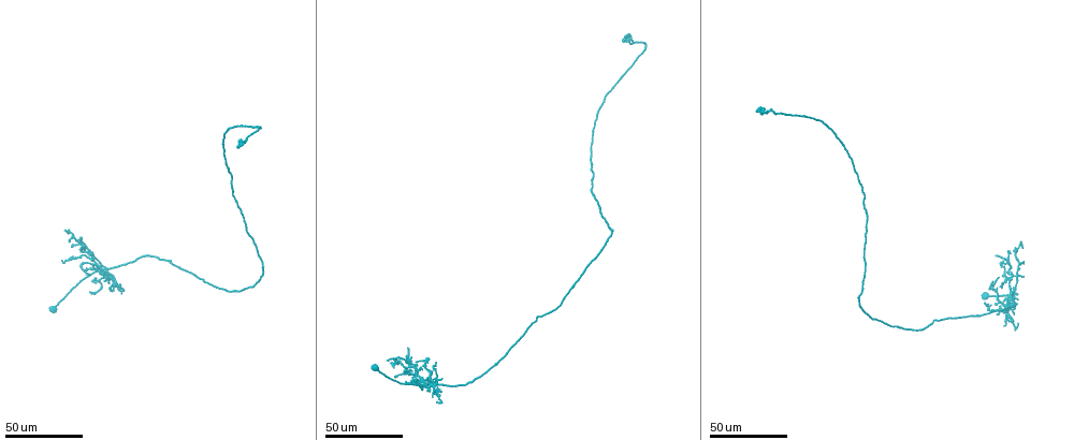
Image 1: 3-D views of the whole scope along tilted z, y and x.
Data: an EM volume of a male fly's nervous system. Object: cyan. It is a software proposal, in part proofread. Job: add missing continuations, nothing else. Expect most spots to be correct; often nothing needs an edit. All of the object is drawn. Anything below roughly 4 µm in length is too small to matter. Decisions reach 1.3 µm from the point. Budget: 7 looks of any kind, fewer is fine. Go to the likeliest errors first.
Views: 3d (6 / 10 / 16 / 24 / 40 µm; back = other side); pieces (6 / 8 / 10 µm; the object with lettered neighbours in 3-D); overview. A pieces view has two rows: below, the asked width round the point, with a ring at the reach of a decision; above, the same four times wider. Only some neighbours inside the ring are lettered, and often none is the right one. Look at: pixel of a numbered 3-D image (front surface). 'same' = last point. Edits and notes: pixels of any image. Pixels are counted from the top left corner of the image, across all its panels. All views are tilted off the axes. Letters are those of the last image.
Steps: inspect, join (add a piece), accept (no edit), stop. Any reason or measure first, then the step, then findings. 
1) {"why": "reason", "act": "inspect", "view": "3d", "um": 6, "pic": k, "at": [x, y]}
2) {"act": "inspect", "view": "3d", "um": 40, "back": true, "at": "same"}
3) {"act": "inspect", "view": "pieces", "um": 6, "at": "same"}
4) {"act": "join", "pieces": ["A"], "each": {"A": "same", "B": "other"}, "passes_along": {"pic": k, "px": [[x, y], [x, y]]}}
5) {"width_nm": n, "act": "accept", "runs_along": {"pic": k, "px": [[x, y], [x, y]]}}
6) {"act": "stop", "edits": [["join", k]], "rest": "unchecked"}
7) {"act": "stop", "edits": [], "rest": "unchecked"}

{"why": "free end", "act": "inspect", "view": "3d", "um": 40, "pic": 1, "at": [103, 279]}

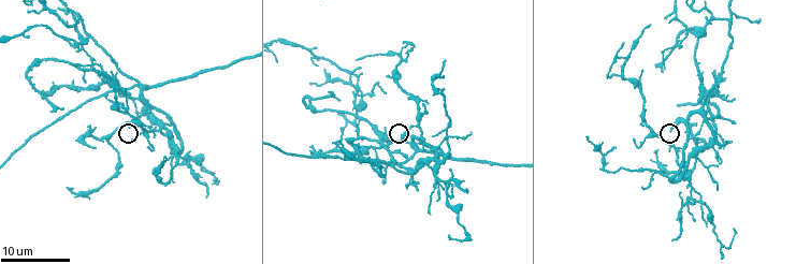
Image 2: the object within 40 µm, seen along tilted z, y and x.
{"act": "inspect", "view": "pieces", "um": 8, "pic": 2, "at": [403, 138]}

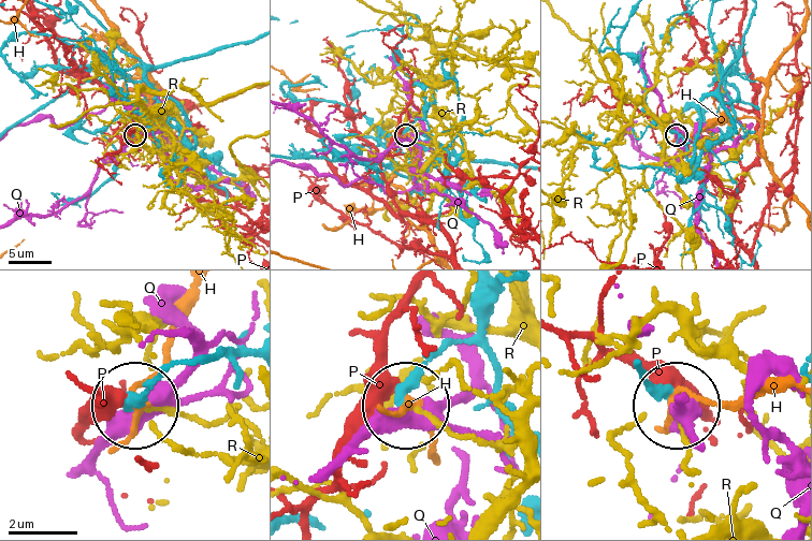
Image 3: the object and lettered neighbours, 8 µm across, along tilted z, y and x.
{"act": "accept", "each": {"H": "other", "P": "other", "Q": "other", "R": "other"}, "found": "no lettered piece goes on from it"}

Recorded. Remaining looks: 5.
{"why": "end of a long branch", "act": "inspect", "view": "3d", "um": 40, "pic": 1, "at": [626, 34]}

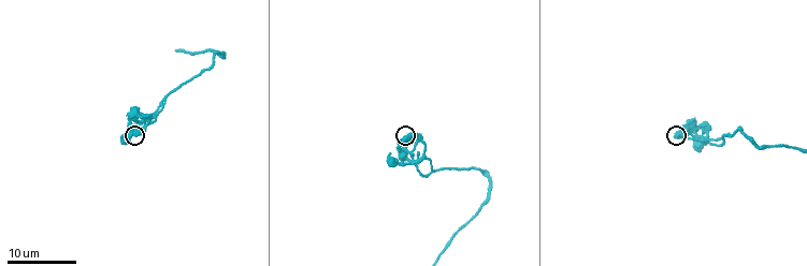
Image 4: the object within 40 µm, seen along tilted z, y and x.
{"act": "inspect", "view": "pieces", "um": 8, "pic": 4, "at": [401, 140]}

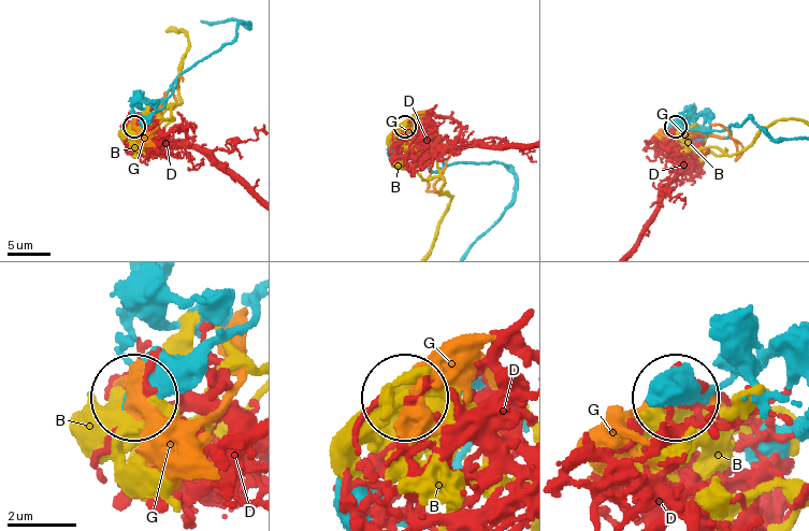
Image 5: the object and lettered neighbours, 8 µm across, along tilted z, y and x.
{"width_nm": 260, "act": "accept", "each": {"B": "other", "D": "other", "G": "other"}, "runs_along": {"pic": 5, "px": [[236, 34], [186, 71], [162, 109], [133, 126]]}, "found": "none of them fits"}

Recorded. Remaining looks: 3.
{"why": "an open end", "act": "inspect", "view": "3d", "um": 24, "pic": 1, "at": [1023, 249]}

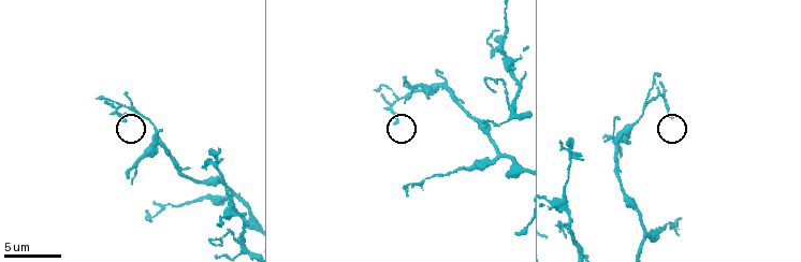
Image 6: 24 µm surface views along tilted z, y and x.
{"act": "inspect", "view": "pieces", "um": 8, "pic": 6, "at": [672, 118]}

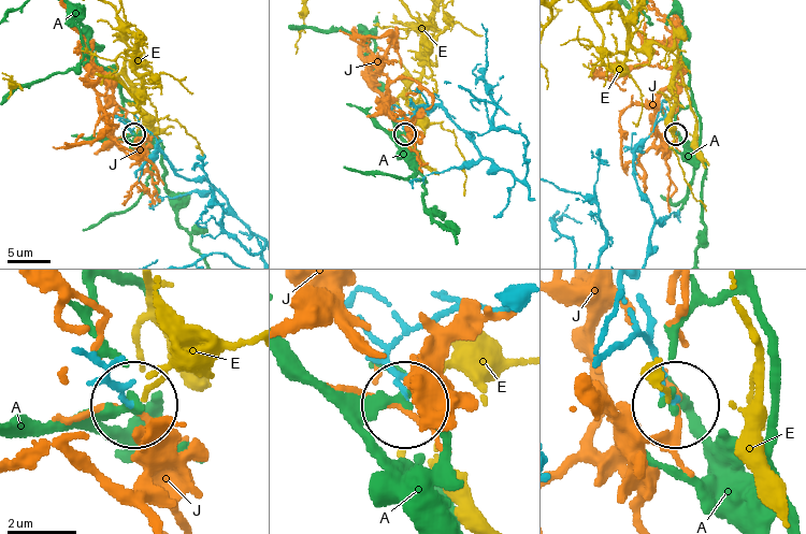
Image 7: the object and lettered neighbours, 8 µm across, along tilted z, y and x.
{"act": "accept", "each": {"A": "other", "E": "other", "J": "other"}, "runs_along": {"pic": 7, "px": [[229, 203], [131, 124], [134, 134]]}, "found": "no lettered piece goes on from it"}

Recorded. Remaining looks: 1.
{"why": "free end", "act": "inspect", "view": "pieces", "um": 8, "pic": 6, "at": [519, 233]}

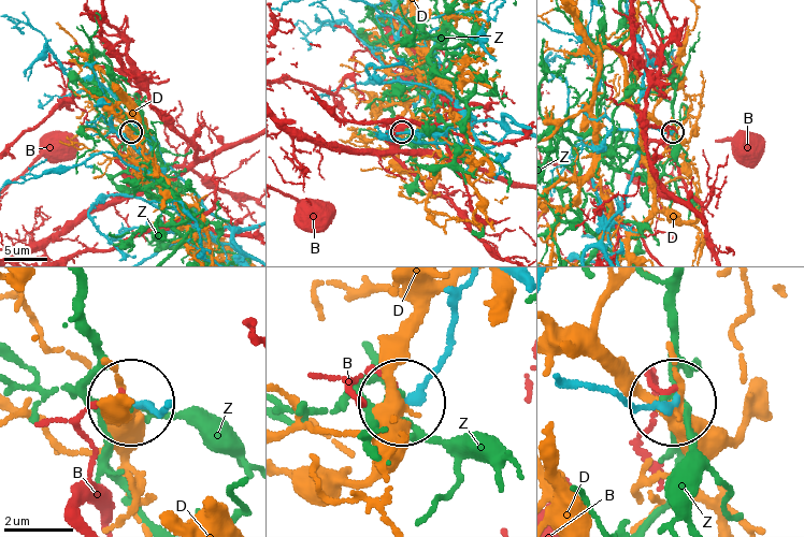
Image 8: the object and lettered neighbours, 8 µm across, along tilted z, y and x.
{"act": "accept", "each": {"B": "other", "D": "other", "Z": "other"}, "found": "none of them fits"}

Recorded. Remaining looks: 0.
{"act": "stop", "edits": [], "rest": "unchecked"}

